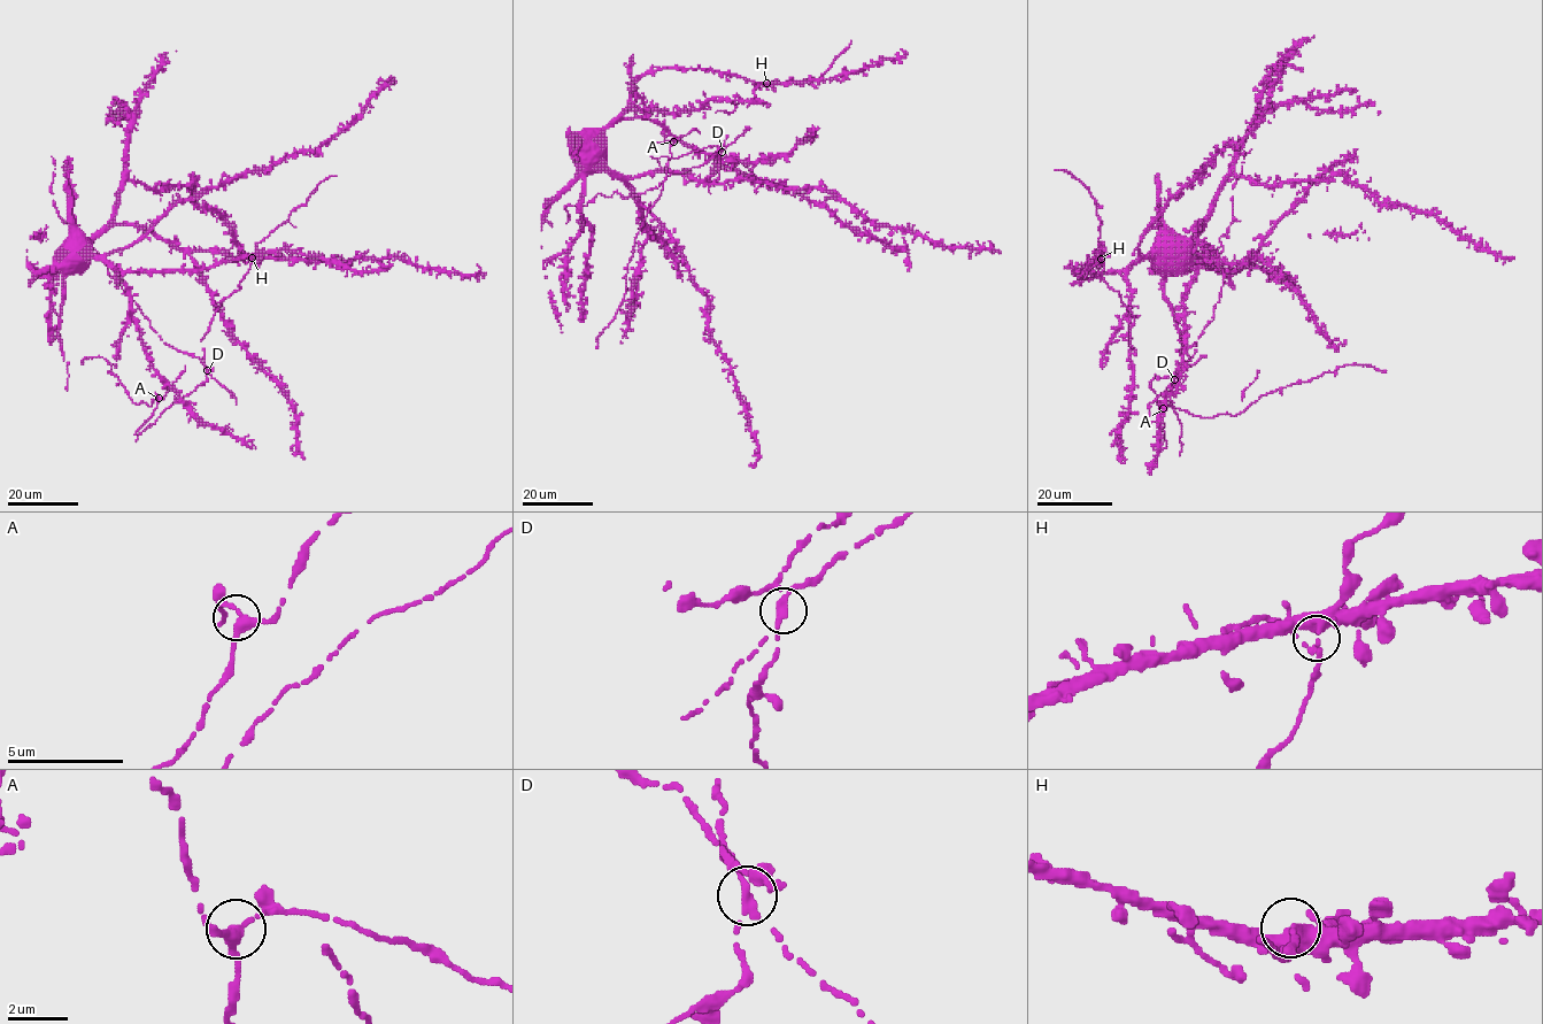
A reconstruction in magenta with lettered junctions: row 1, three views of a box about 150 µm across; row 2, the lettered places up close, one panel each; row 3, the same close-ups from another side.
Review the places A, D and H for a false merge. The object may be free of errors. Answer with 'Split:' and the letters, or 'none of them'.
Split: D

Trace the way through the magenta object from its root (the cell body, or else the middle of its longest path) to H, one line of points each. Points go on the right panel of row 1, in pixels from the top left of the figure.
H: (1160, 274), (1150, 259), (1138, 259), (1124, 270), (1085, 272), (1101, 259)

